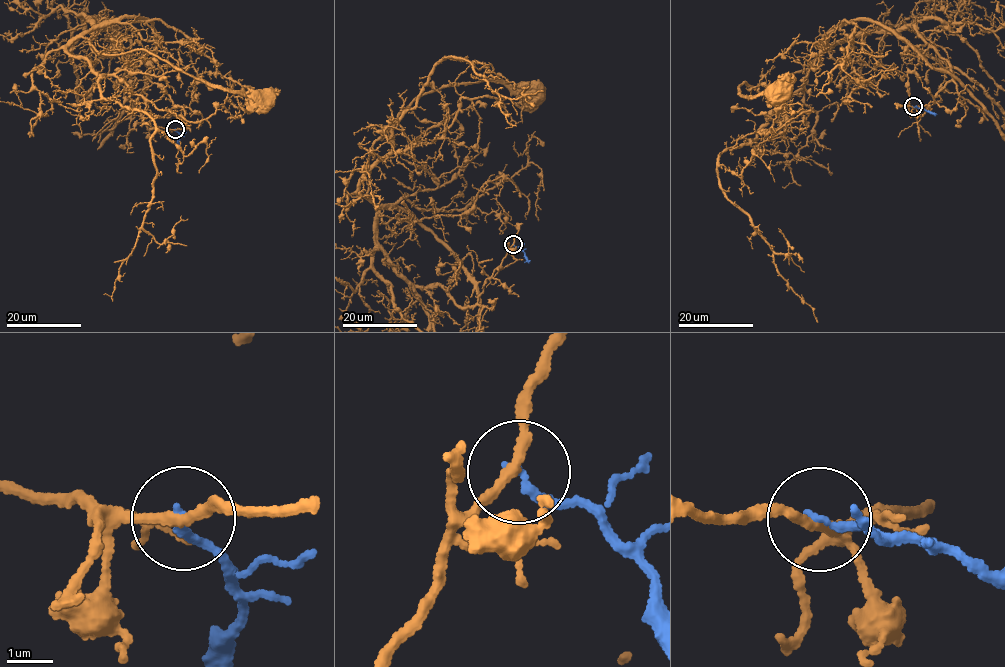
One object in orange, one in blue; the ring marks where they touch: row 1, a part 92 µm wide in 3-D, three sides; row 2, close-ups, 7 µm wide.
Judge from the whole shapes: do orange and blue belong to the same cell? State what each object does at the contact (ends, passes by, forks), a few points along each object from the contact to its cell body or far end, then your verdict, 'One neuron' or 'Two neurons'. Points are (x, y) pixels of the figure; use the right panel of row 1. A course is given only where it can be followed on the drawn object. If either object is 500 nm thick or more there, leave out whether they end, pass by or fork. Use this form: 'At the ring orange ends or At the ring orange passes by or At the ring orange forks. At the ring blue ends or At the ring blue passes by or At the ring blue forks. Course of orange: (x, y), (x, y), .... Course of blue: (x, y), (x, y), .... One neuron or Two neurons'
At the ring orange passes by. At the ring blue ends. Course of orange: (913, 107), (934, 101), (952, 70), (908, 26), (839, 39), (760, 93), (743, 82), (739, 88), (778, 94). Course of blue: (913, 107), (935, 114). Two neurons

